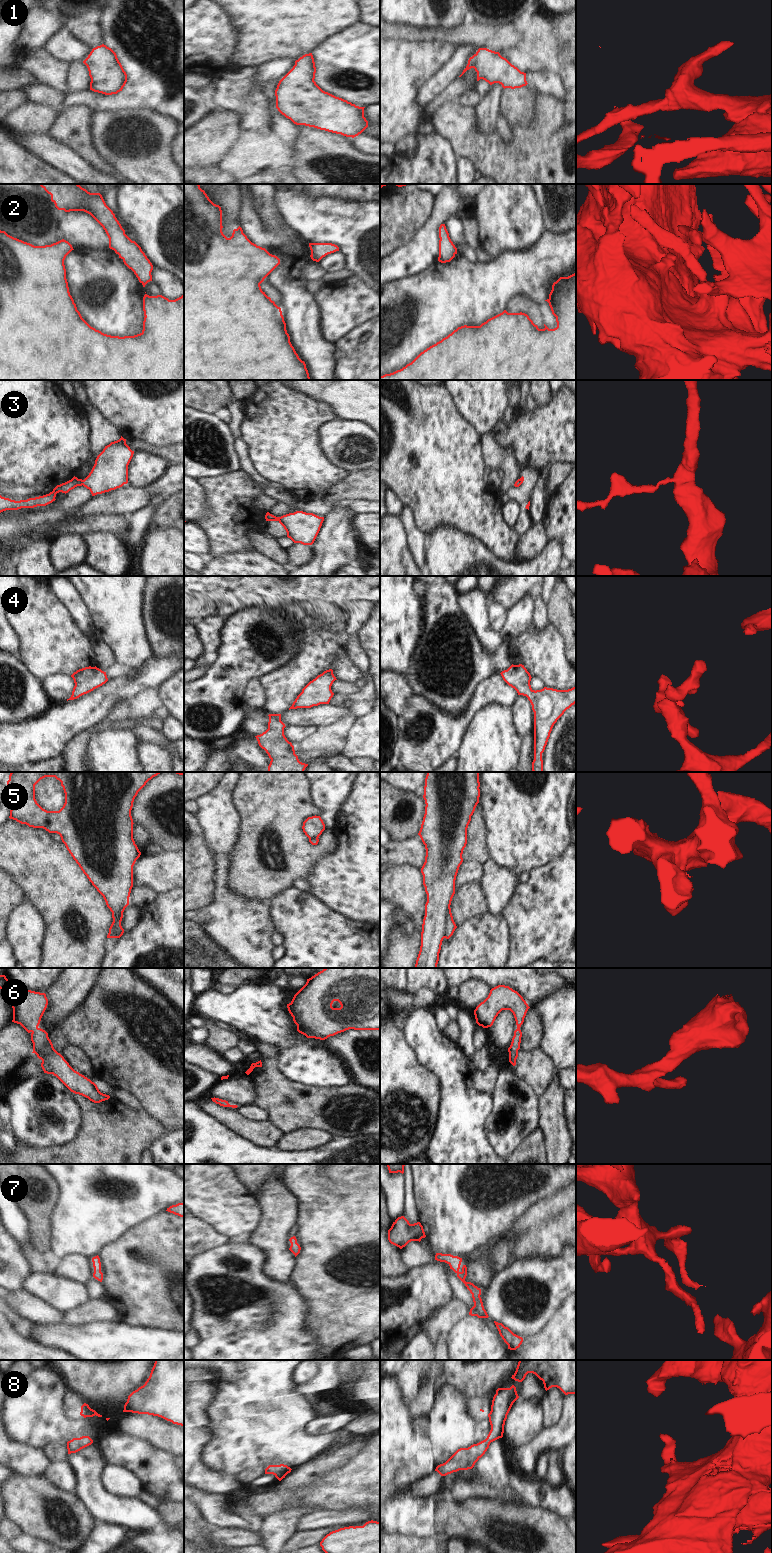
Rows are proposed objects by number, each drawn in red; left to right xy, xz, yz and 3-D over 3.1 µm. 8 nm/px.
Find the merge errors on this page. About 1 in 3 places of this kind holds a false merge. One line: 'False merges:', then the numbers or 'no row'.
False merges: 5

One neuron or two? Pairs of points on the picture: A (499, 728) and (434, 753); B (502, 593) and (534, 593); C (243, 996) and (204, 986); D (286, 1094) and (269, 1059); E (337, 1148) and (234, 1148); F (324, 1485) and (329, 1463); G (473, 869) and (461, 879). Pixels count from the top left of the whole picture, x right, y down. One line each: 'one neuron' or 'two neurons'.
A: two neurons
B: one neuron
C: two neurons
D: one neuron
E: one neuron
F: two neurons
G: one neuron

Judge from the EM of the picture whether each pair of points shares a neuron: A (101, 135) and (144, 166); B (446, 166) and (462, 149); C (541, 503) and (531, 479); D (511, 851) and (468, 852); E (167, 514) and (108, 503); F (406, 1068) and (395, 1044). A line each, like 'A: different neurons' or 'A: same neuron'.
A: same neuron
B: different neurons
C: different neurons
D: different neurons
E: different neurons
F: same neuron

